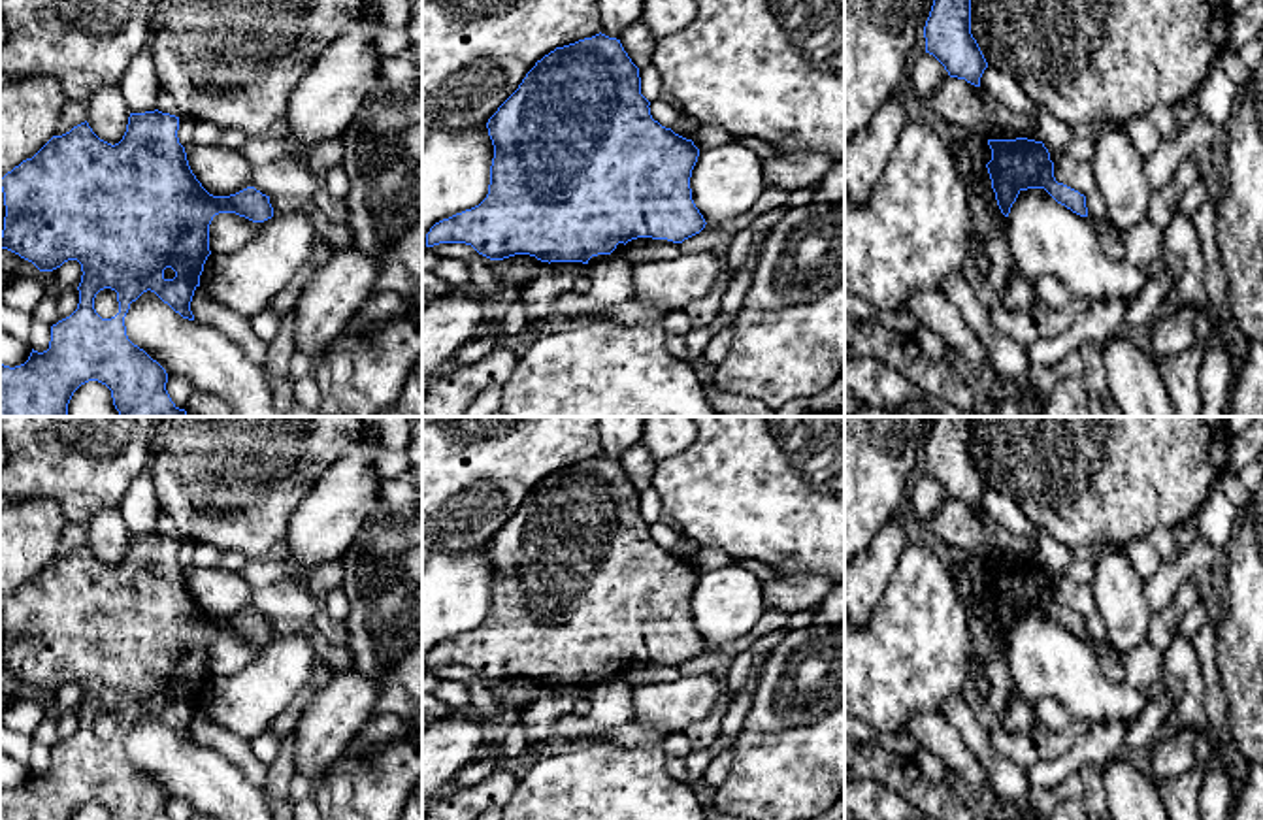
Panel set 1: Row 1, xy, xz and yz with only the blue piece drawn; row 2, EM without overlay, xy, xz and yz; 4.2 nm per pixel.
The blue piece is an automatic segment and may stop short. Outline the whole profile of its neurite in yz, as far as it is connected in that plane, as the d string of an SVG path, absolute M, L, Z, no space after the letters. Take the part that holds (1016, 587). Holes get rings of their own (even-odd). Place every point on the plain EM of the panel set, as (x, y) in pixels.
M988 562L992 582L986 586L997 628L1009 639L1018 616L1027 611L1044 611L1058 626L1080 639L1088 639L1086 618L1058 605L1054 584L1042 564Z

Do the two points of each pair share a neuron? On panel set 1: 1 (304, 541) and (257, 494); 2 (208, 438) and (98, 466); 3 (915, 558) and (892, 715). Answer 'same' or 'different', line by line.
1: different
2: different
3: same

